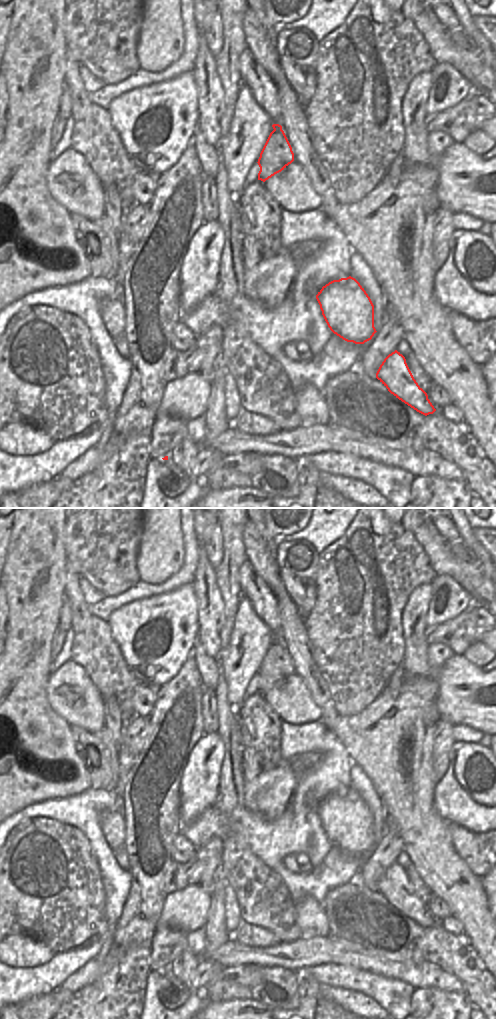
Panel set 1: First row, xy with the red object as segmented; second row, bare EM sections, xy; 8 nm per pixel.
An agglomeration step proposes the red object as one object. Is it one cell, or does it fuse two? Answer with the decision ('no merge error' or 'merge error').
merge error

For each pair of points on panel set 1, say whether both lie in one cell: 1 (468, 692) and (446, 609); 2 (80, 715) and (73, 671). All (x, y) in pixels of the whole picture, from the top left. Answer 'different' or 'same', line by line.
1: different
2: same

